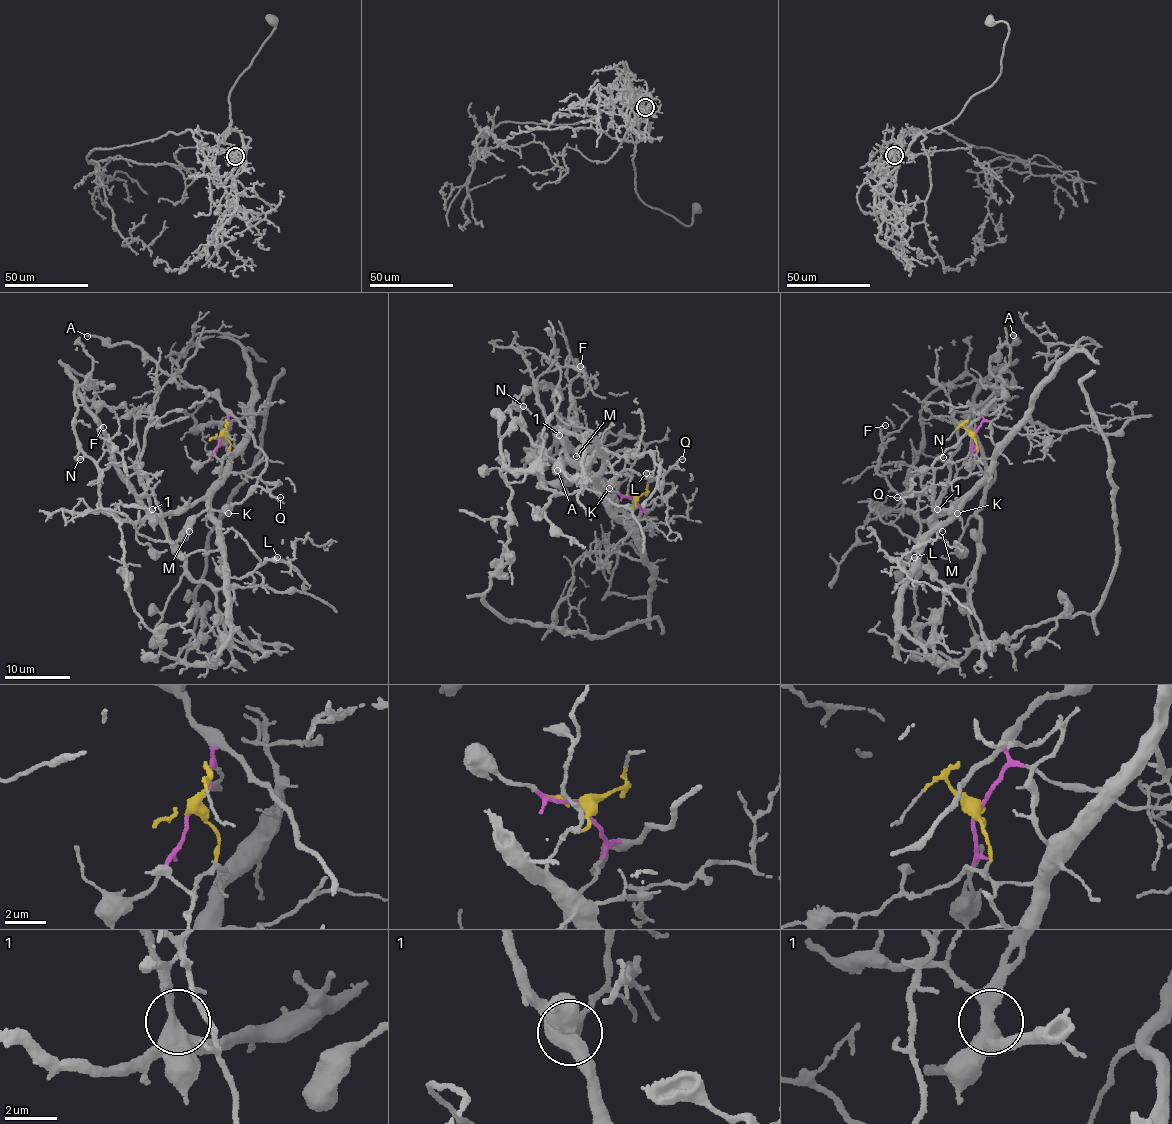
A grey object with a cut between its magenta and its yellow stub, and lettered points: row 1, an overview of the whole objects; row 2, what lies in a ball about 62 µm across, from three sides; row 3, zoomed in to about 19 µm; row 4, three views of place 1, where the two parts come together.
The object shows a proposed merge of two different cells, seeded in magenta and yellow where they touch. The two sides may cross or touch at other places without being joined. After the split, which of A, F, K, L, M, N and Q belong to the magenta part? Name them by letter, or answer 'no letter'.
A, K, M, Q

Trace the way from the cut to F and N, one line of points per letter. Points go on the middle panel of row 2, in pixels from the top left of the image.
F: (634, 498), (635, 505), (618, 518), (560, 438), (568, 422), (571, 381), (584, 370), (575, 360), (580, 366)
N: (634, 498), (618, 518), (567, 455), (535, 381), (547, 384), (530, 389), (523, 407)

